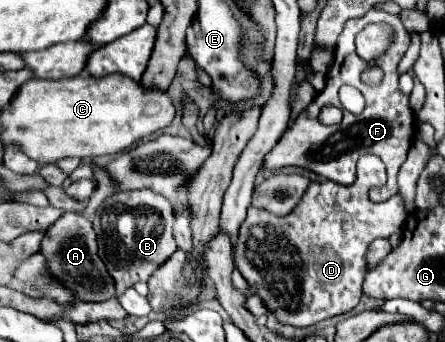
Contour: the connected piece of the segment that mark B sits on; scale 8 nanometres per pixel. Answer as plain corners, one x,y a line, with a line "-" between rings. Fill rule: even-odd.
149,188
119,192
109,196
93,216
93,230
99,240
99,258
105,262
107,272
115,280
117,296
123,296
127,288
137,282
147,282
155,268
163,266
171,252
177,250
173,238
175,206
165,196
151,192

